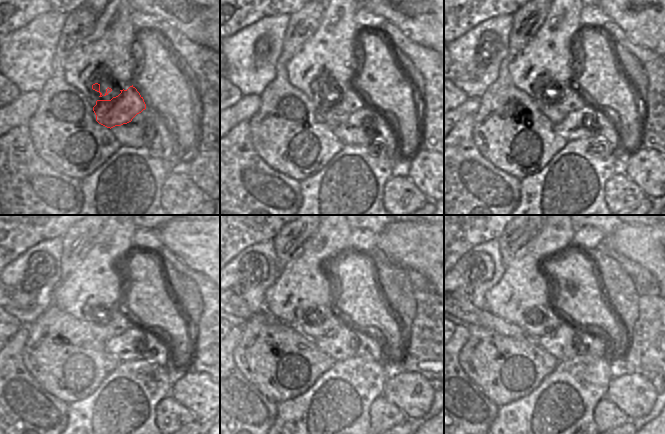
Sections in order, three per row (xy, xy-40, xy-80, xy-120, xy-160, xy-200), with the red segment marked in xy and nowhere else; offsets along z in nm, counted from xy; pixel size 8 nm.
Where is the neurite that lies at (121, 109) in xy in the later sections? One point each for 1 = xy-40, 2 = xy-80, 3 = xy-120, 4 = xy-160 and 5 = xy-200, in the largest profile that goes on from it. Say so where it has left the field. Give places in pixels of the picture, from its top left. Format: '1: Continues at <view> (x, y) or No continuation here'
1: Continues at xy-40 (333, 113)
2: Continues at xy-80 (555, 110)
3: Continues at xy-120 (103, 330)
4: Continues at xy-160 (322, 327)
5: Continues at xy-200 (546, 326)

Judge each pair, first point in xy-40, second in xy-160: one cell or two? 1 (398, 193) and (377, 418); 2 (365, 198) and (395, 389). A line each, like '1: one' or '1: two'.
1: one
2: two

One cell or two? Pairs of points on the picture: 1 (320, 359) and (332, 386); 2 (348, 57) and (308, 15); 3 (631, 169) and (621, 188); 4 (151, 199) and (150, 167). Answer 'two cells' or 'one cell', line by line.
1: two cells
2: two cells
3: two cells
4: one cell

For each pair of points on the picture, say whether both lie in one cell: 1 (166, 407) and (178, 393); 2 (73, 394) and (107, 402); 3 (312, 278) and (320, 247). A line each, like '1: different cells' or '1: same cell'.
1: different cells
2: different cells
3: same cell

